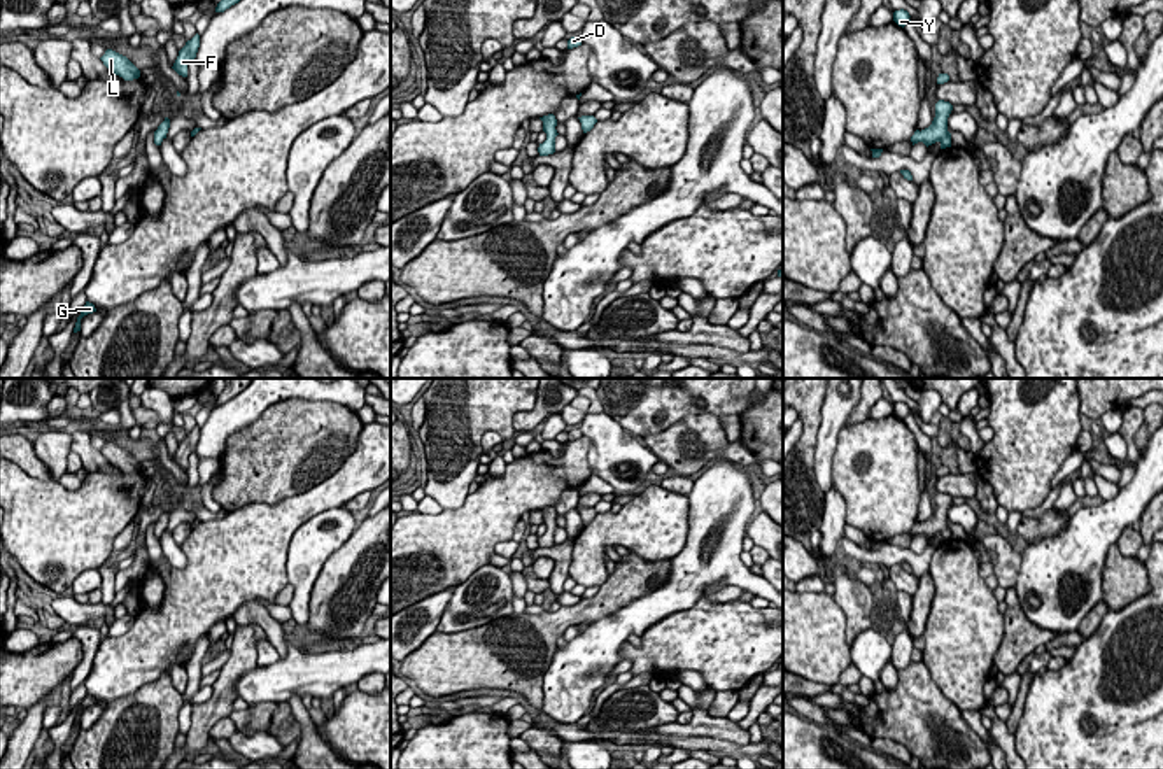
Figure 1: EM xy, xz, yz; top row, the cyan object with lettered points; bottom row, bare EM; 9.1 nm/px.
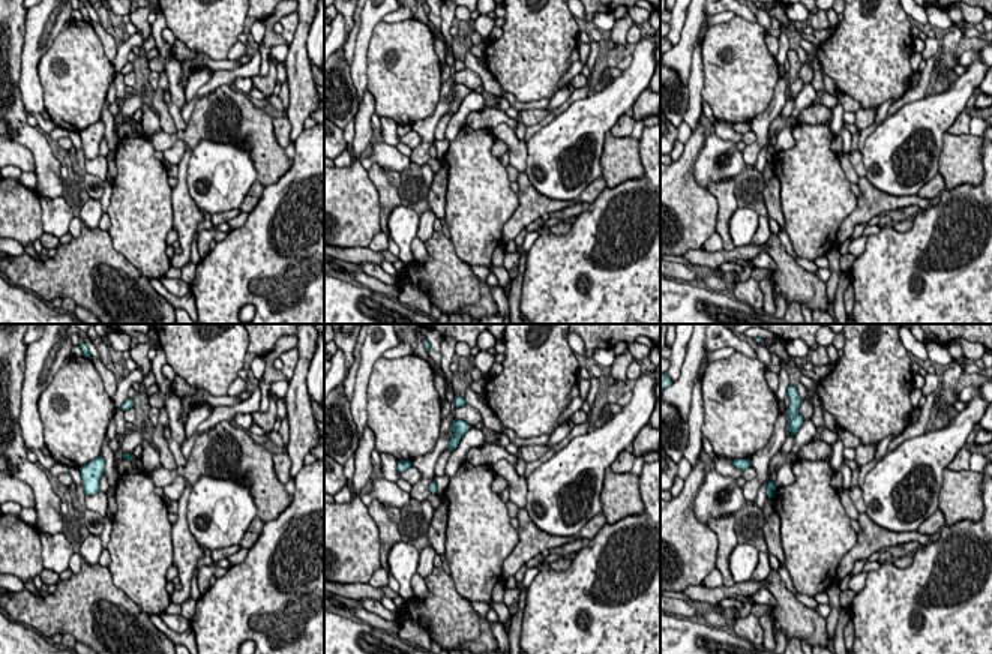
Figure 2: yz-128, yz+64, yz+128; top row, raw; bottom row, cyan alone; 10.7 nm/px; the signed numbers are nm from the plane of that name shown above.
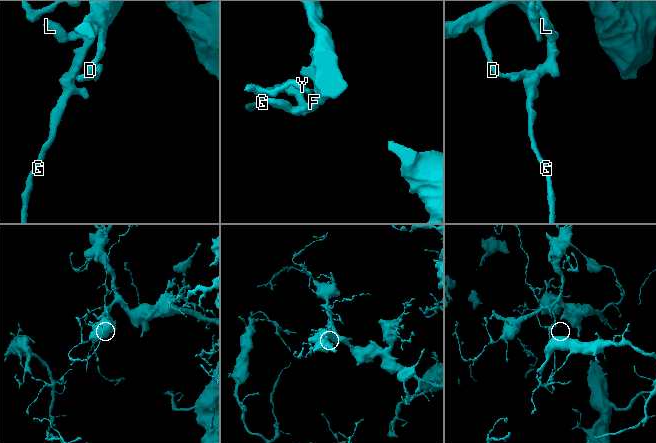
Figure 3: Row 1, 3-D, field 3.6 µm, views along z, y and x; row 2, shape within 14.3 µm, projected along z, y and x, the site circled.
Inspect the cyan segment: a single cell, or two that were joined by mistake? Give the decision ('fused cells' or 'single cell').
fused cells

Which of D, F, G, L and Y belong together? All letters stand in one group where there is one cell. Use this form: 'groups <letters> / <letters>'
groups D F L Y / G

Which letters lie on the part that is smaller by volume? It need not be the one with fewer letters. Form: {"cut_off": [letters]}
{"cut_off": ["G"]}

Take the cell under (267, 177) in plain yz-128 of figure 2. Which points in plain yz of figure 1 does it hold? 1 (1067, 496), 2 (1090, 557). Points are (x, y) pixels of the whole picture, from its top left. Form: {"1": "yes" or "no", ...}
{"1": "no", "2": "no"}

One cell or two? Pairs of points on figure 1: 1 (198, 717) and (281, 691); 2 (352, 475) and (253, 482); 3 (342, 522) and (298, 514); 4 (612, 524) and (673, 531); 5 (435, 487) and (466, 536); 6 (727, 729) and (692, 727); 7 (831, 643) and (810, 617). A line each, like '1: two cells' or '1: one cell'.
1: two cells
2: two cells
3: two cells
4: one cell
5: two cells
6: one cell
7: one cell

